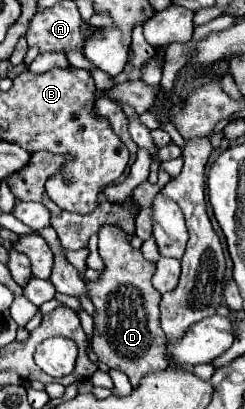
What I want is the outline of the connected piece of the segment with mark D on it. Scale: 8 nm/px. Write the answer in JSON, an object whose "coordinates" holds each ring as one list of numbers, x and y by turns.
{"coordinates":[[111,225,99,231,99,255,105,263,105,273,99,281,89,283,89,295,95,305,95,335,91,345,99,361,109,369,127,373,131,385,137,387,145,375,167,369,163,357,167,337,159,325,161,293,151,285,157,265,147,261,141,249,131,247,125,239,121,241,121,229,113,229]]}

